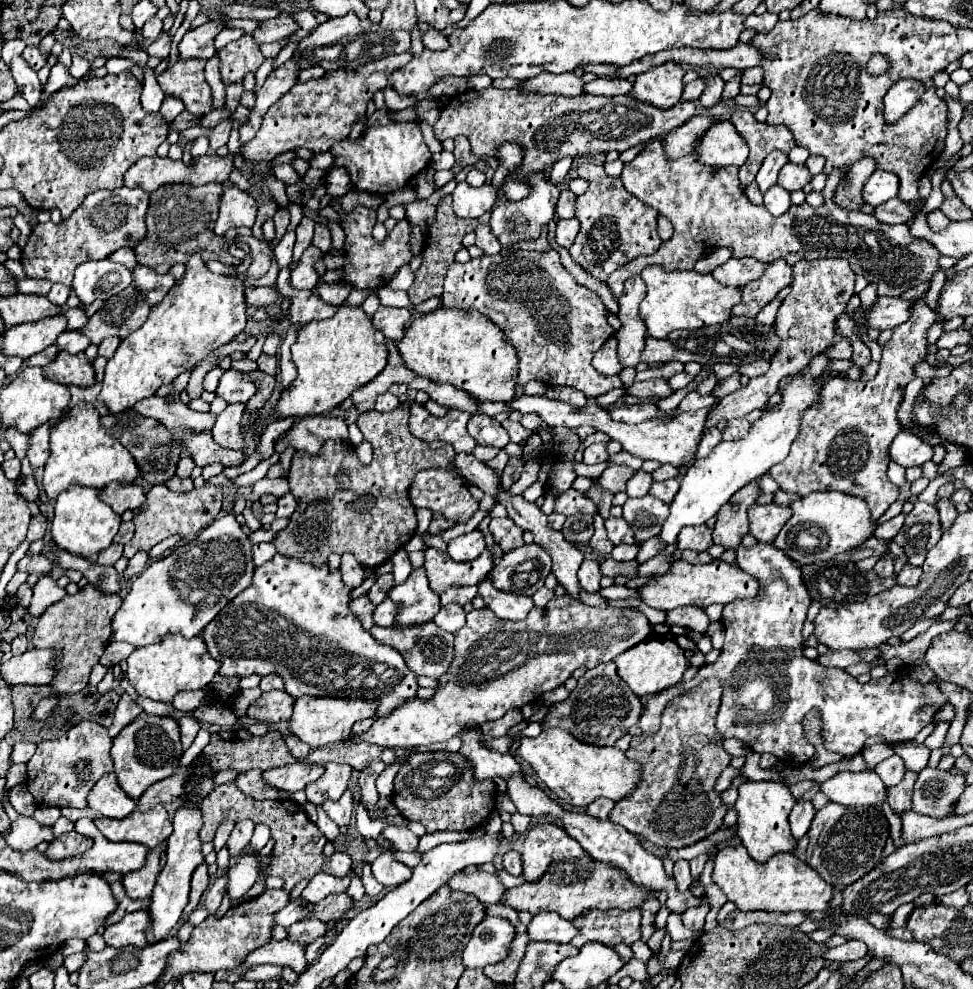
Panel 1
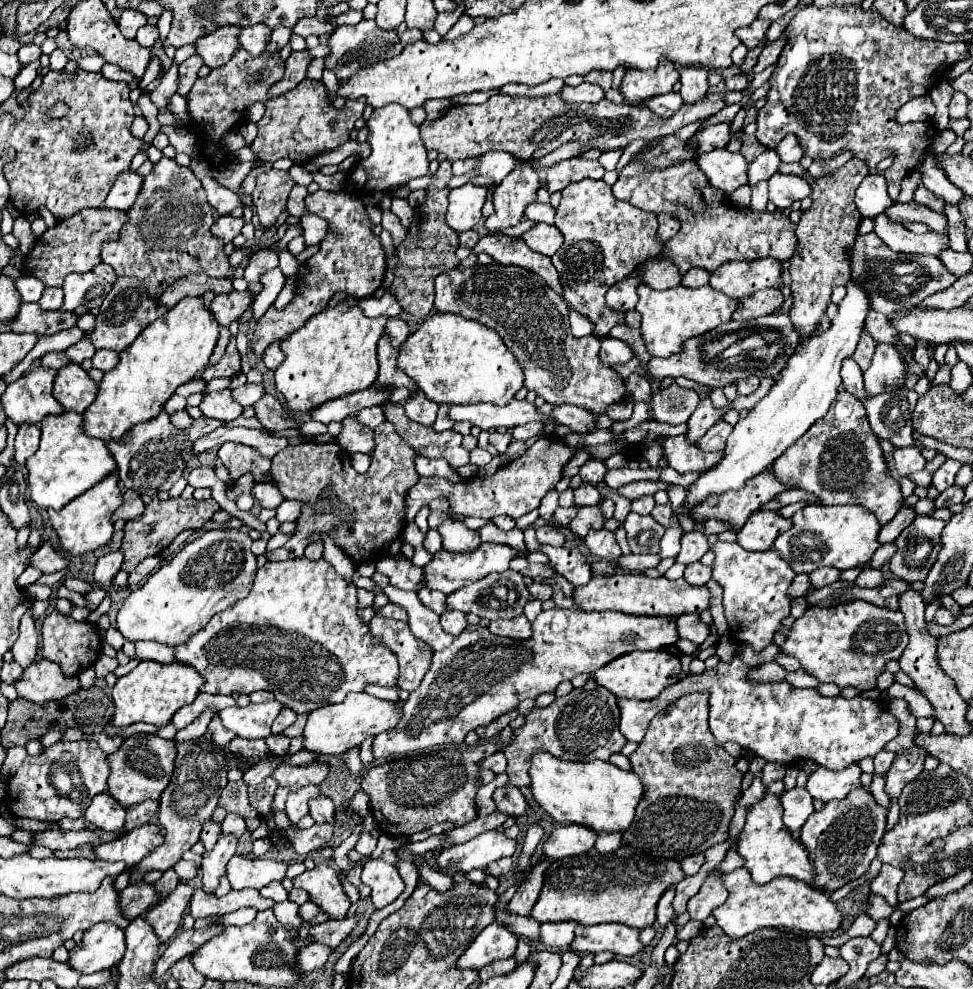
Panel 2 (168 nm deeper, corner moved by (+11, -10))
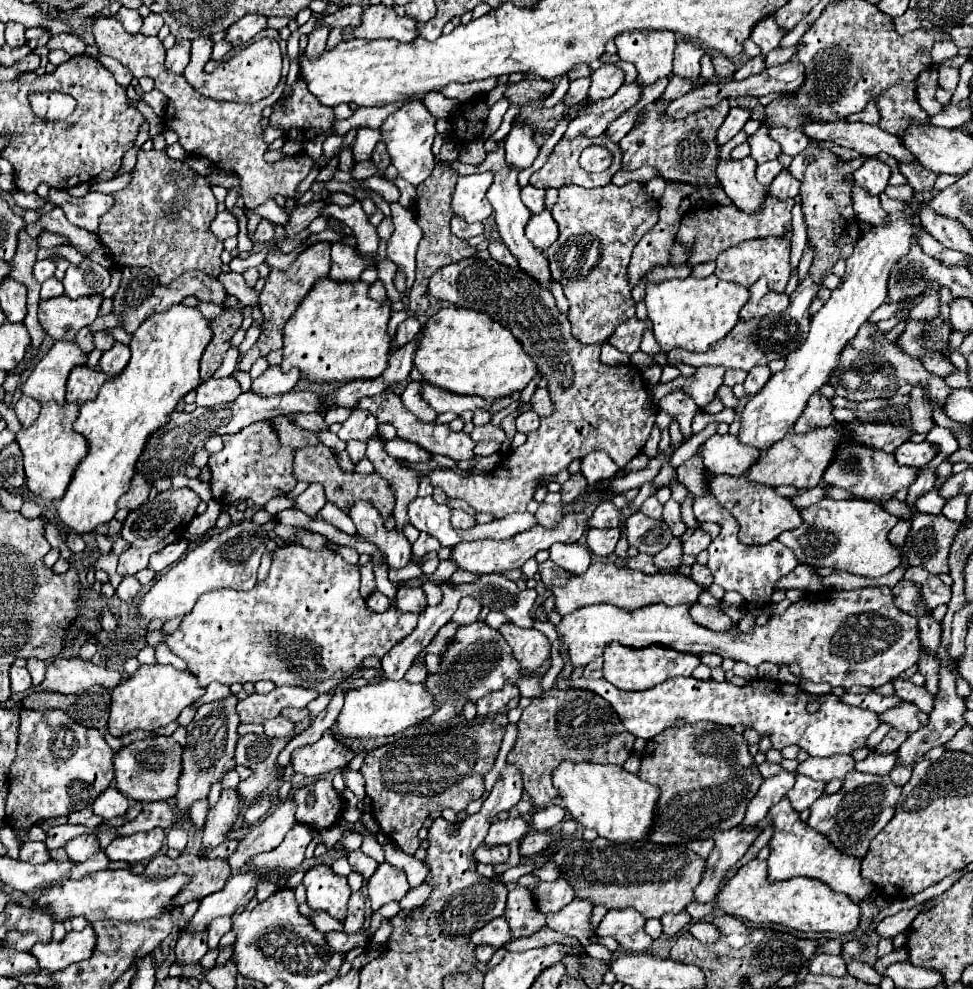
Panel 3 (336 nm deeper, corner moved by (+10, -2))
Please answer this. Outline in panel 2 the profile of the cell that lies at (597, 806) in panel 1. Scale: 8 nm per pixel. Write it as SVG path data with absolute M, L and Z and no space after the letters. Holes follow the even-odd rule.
M557 826L543 844L543 854L547 858L559 860L565 856L577 856L593 848L597 834L593 830L583 830L583 826Z

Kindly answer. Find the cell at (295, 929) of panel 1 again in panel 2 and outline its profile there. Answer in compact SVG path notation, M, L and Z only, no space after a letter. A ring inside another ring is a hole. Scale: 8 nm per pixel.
M353 914L349 918L343 918L343 920L327 920L327 922L319 924L319 926L313 926L311 936L317 942L323 942L323 944L327 944L331 948L337 948L353 932L357 922L359 922L357 914Z

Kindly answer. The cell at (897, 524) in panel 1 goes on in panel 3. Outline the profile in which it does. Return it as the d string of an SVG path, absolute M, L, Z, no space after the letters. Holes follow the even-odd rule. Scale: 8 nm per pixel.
M924 472L924 474L920 474L920 476L916 478L916 482L910 486L908 498L906 498L906 506L912 510L912 514L916 514L916 508L912 506L912 502L914 502L916 498L920 498L920 494L928 492L928 490L934 486L934 482L936 482L934 472Z

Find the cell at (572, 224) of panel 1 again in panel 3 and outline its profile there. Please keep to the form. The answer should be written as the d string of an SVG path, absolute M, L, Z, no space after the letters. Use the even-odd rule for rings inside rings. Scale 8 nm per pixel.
M548 210L530 218L530 222L526 224L526 238L540 250L548 250L548 246L556 242L558 226Z

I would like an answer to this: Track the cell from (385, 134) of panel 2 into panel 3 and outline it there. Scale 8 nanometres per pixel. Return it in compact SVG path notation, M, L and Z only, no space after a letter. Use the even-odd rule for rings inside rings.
M410 100L402 108L398 108L394 114L390 114L384 120L384 124L380 126L382 140L386 142L392 164L400 172L400 178L410 182L412 186L418 186L420 182L424 182L436 166L434 154L432 154L432 142L436 138L434 122L436 122L436 118L424 108L424 104L420 100Z

